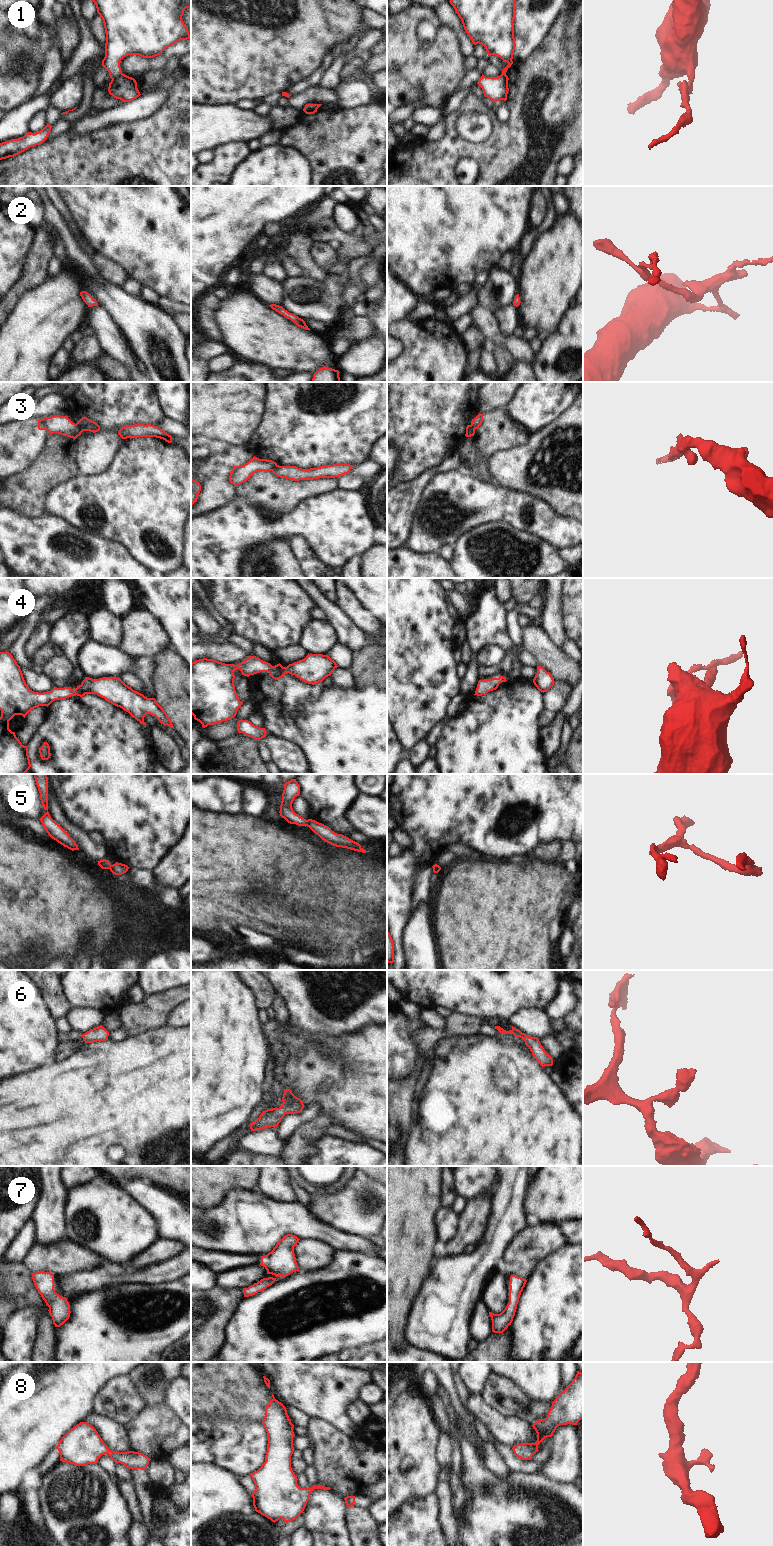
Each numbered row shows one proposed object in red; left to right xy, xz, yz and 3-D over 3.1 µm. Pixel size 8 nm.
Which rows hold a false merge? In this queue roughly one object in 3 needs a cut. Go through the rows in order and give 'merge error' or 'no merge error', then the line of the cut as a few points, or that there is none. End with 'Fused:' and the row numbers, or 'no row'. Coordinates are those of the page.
1: merge error; cut in xy along (121, 72), (112, 79)
2: no merge error; no cut
3: merge error; cut in xy along (75, 424), (83, 430)
4: no merge error; no cut
5: merge error; cut in xz along (306, 820), (307, 825)
6: no merge error; no cut
7: no merge error; no cut
8: no merge error; no cut
Fused: 1, 3, 5

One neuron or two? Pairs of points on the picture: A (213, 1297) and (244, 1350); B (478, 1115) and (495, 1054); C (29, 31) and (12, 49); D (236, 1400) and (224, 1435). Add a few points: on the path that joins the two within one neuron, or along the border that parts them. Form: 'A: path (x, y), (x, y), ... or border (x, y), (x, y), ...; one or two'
A: border (240, 1302), (225, 1329), (225, 1342), (222, 1345); two
B: path (485, 1100), (485, 1069); one
C: border (40, 27), (36, 39), (25, 39), (10, 31); two
D: border (207, 1415), (247, 1417), (253, 1421); two

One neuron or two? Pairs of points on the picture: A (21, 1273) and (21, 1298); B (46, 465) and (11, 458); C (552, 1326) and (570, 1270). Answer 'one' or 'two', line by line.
A: one
B: two
C: one

